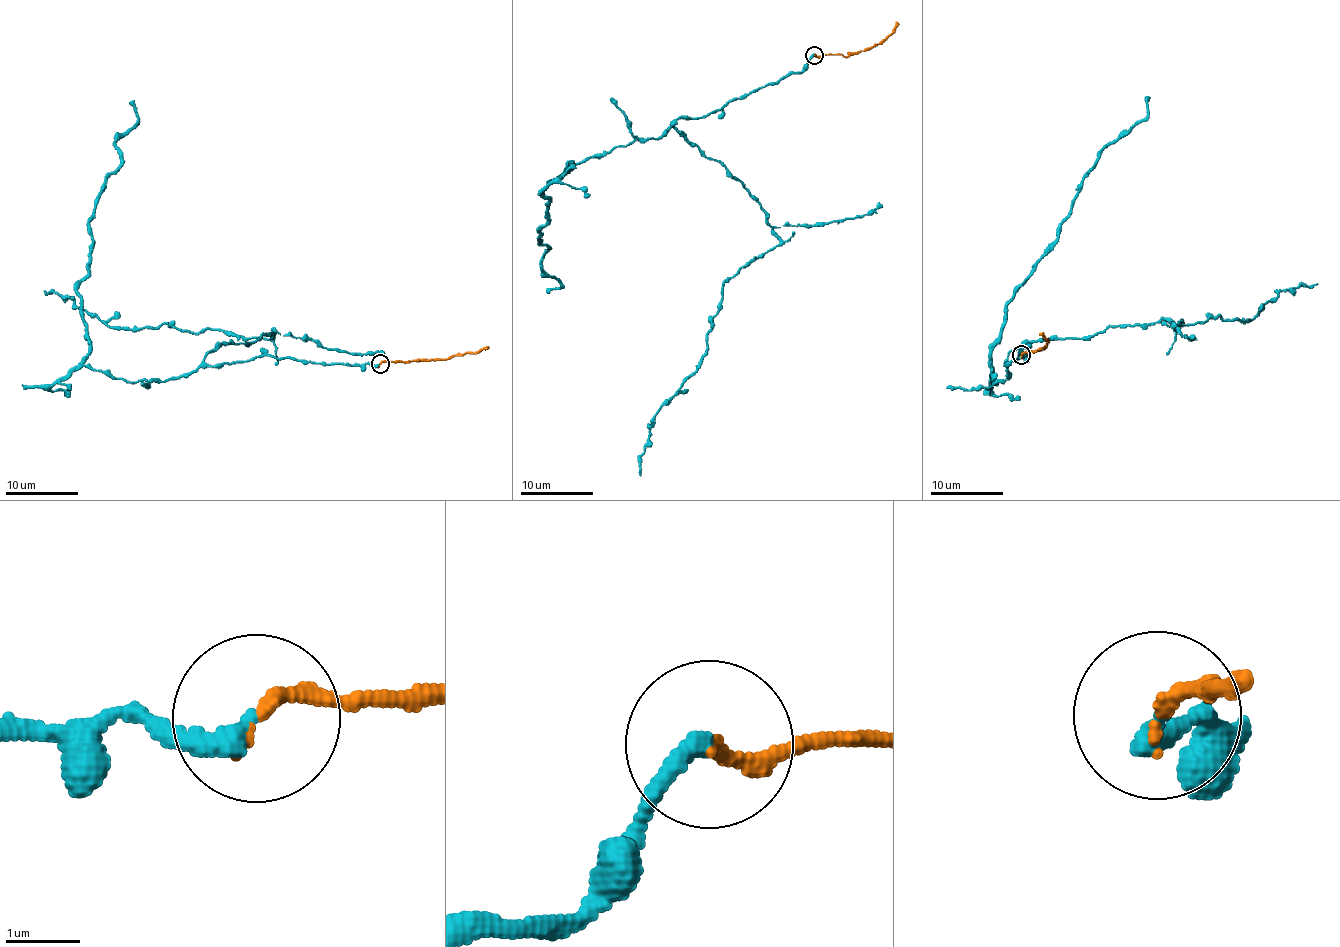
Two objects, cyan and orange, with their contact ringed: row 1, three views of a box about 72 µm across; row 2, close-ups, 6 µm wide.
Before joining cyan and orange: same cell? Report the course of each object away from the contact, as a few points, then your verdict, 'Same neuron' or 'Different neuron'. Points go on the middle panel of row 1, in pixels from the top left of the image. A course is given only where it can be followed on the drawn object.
Course of cyan: (814, 54), (801, 72), (671, 122), (743, 182), (779, 238), (725, 280), (707, 353), (655, 415), (640, 476). Course of orange: (814, 54), (848, 57), (869, 50), (886, 40), (897, 24). Same neuron

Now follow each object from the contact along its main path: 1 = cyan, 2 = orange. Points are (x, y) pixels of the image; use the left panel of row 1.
1: (381, 363), (257, 356), (211, 366), (208, 352), (273, 330), (238, 338), (167, 323), (114, 328), (44, 291)
2: (381, 363), (439, 360), (478, 353), (488, 346)

